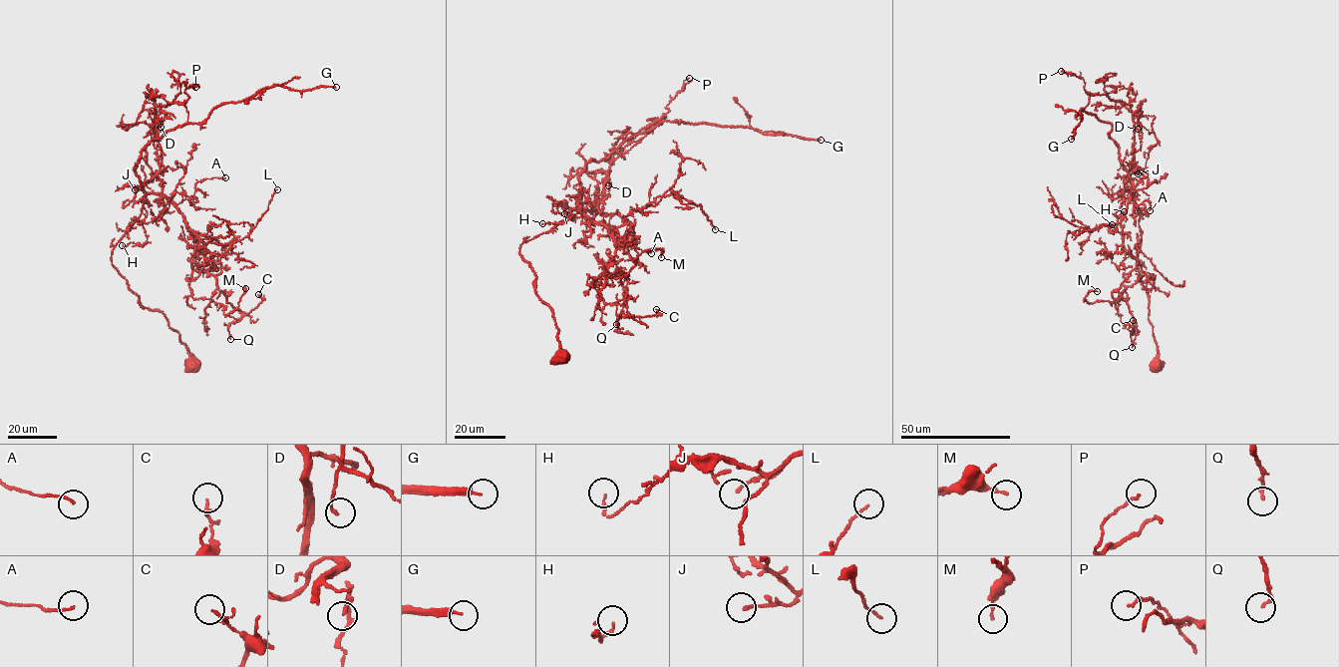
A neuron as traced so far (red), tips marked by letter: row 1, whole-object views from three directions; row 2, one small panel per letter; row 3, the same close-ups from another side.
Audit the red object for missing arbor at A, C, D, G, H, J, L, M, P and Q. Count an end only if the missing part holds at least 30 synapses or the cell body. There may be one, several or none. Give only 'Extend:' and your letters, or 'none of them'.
Extend: G

